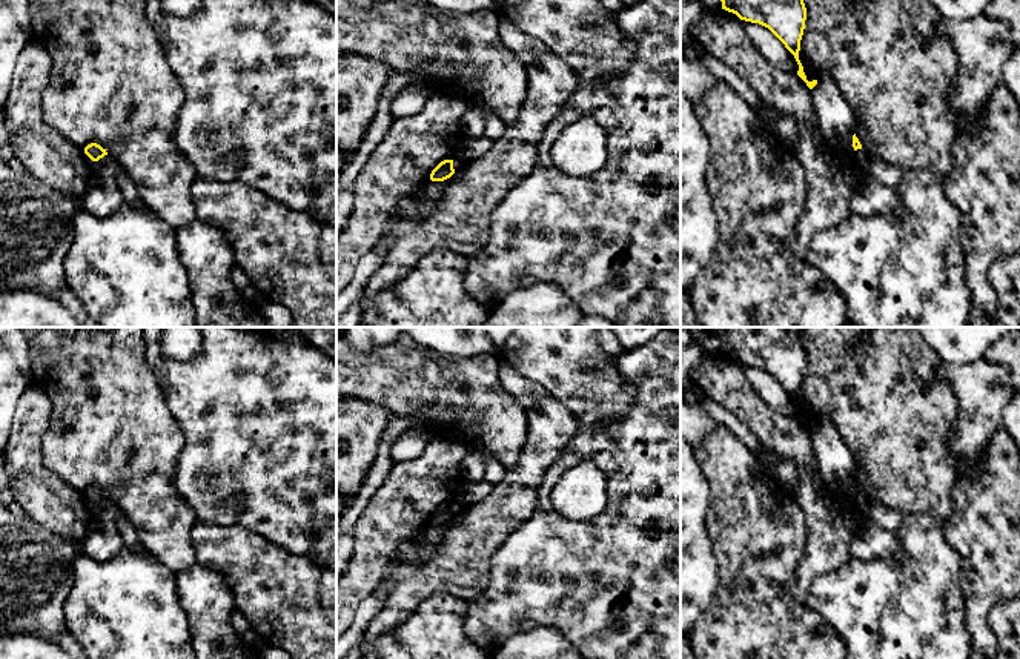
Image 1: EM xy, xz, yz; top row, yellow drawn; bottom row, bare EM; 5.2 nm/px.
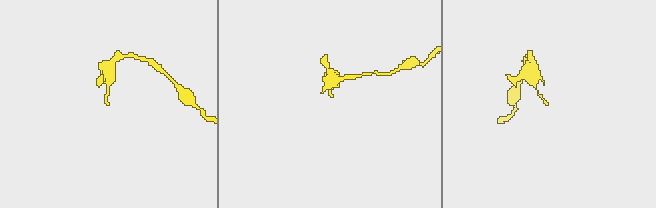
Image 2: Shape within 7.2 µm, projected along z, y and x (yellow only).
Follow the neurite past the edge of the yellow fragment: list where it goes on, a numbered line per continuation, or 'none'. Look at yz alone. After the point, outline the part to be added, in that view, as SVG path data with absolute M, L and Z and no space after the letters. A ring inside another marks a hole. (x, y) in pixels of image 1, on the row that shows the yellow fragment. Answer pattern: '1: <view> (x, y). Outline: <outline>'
1: yz (861, 157). Outline: M857 149L854 152L854 164L856 164L856 183L854 189L857 190L859 187L863 186L863 183L873 177L869 171L869 157L863 149Z

